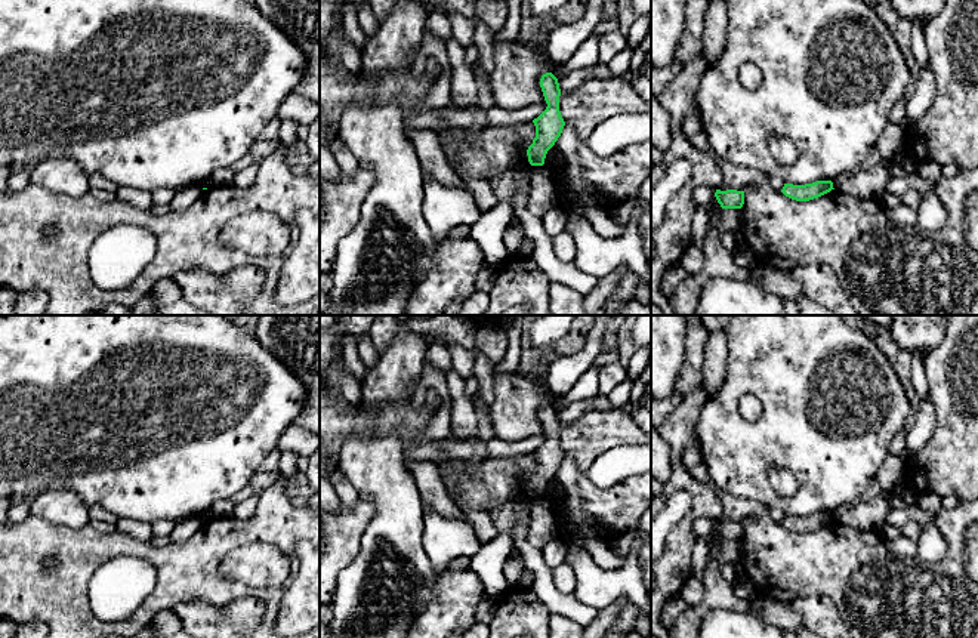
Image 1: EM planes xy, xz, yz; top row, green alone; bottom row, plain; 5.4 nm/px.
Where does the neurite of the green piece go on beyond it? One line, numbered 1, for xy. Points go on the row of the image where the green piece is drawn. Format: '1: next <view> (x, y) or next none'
1: next none

